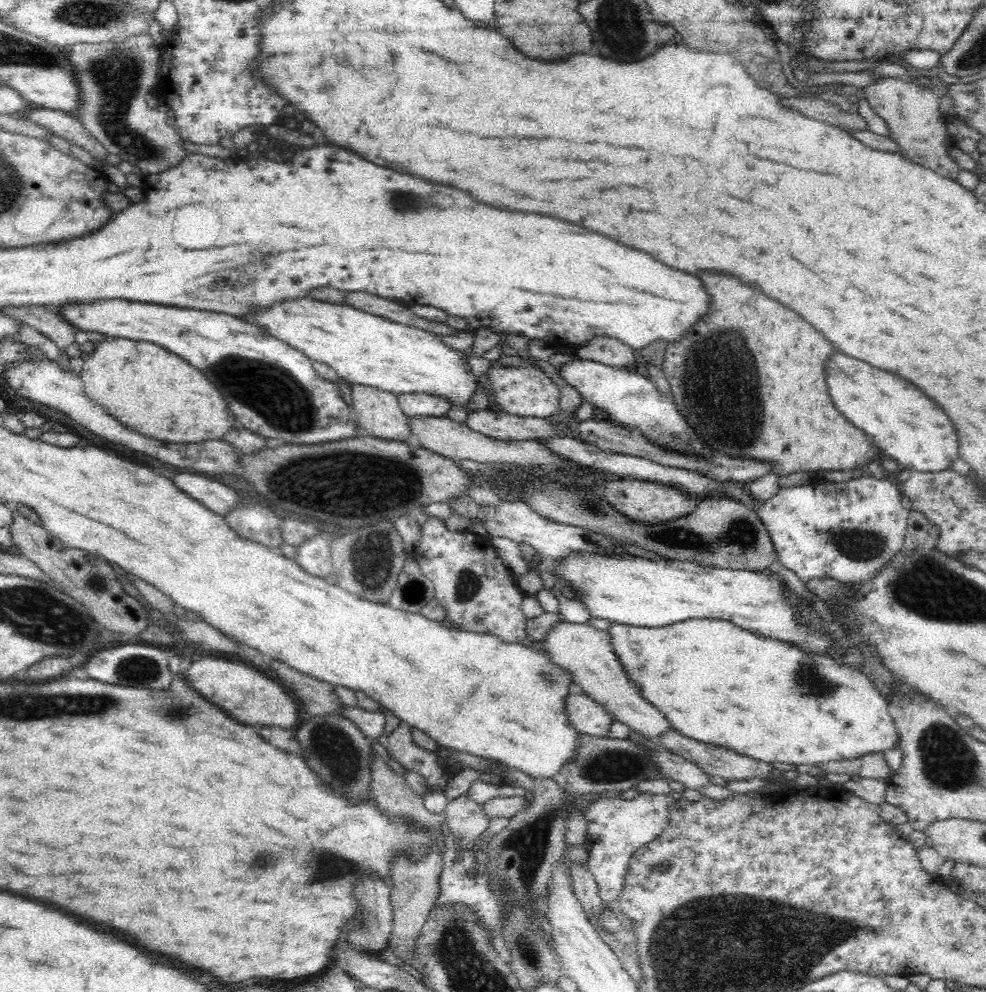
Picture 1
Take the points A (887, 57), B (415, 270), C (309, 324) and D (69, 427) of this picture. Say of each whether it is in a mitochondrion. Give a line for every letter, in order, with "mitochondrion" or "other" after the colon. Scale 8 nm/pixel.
A: other
B: other
C: other
D: other

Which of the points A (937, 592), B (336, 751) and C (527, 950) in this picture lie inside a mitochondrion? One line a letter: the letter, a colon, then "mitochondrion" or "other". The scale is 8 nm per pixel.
A: mitochondrion
B: mitochondrion
C: mitochondrion

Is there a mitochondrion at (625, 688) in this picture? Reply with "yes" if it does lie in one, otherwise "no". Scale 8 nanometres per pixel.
no

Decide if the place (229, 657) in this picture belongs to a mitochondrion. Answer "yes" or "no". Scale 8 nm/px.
no

